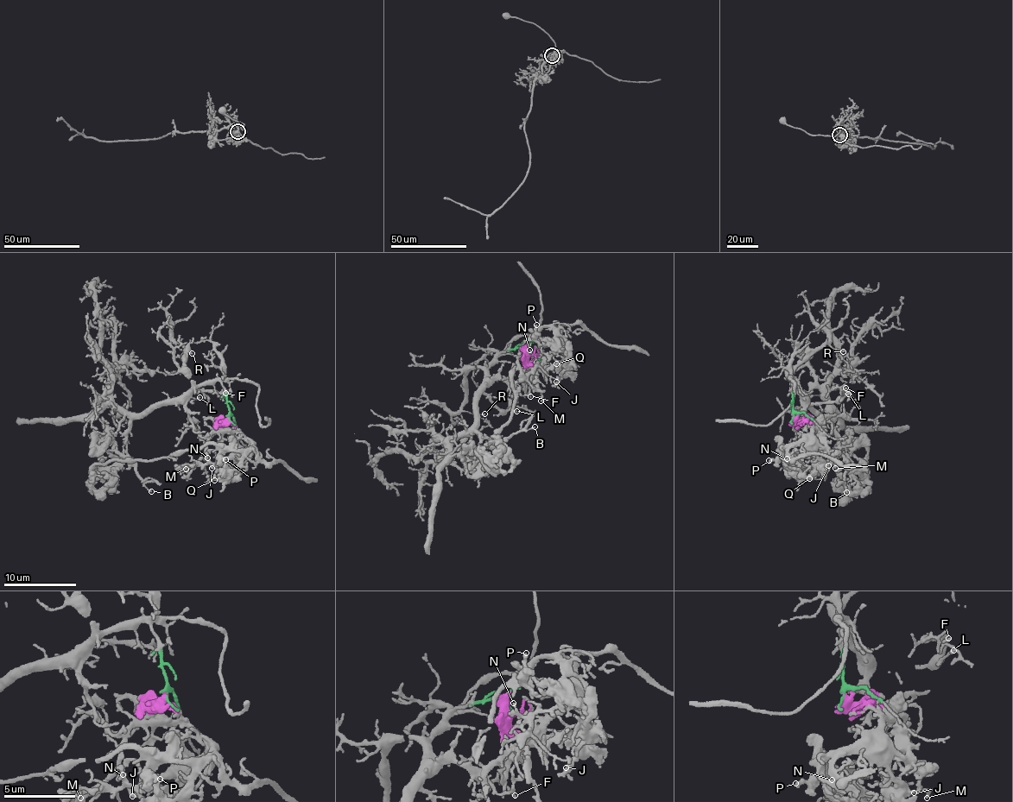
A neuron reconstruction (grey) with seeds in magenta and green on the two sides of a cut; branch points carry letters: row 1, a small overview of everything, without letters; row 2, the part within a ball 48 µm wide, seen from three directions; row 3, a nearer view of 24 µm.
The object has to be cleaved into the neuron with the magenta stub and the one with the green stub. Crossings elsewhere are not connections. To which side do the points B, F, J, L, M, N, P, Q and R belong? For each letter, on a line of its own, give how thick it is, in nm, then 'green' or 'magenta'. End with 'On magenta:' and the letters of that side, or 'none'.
B: calibre 150 nm; magenta
F: calibre 90 nm; green
J: calibre 300 nm; magenta
L: calibre 120 nm; green
M: calibre 240 nm; magenta
N: calibre 110 nm; magenta
P: calibre 240 nm; magenta
Q: calibre 190 nm; magenta
R: calibre 130 nm; green
On magenta: B, J, M, N, P, Q

